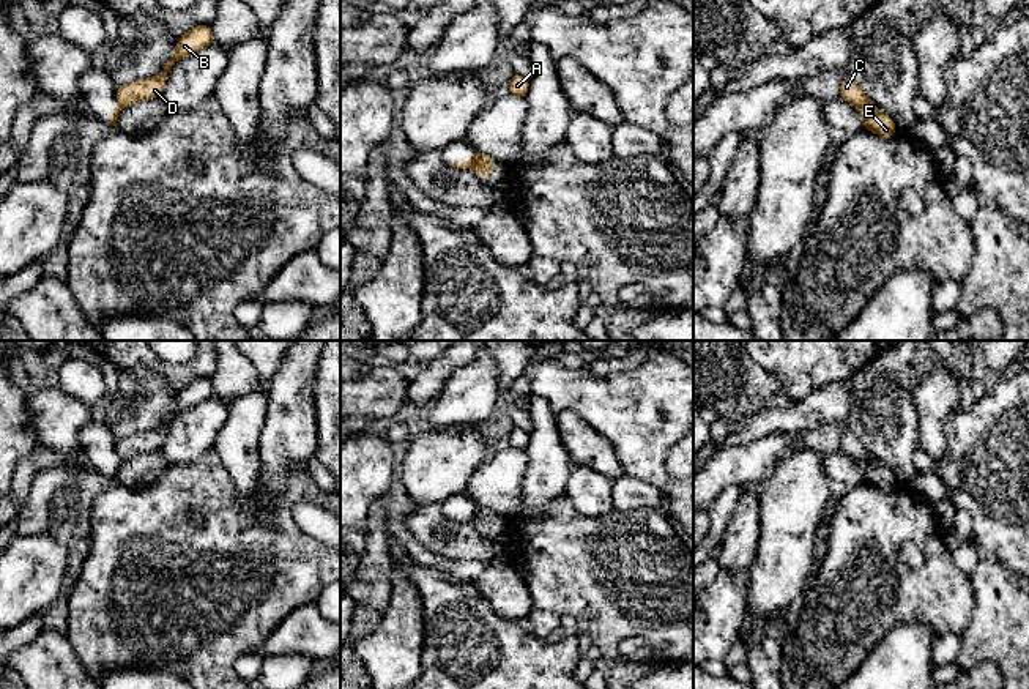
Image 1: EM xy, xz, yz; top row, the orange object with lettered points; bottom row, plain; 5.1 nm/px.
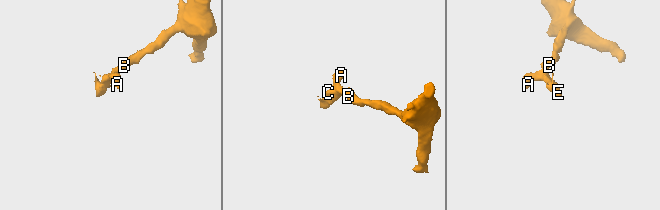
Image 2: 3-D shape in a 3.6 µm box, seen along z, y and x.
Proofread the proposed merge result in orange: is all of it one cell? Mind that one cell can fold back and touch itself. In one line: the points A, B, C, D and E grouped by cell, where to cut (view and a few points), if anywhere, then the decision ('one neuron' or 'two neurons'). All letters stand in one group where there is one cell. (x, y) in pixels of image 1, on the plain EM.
groups A B C D / E; cut xz (473, 502), (475, 521); two neurons

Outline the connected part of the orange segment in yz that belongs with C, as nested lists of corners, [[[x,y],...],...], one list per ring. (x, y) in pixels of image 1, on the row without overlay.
[[[845,430],[840,437],[840,451],[843,451],[845,454],[851,456],[853,459],[859,460],[859,459],[868,459],[873,462],[881,464],[879,460],[876,460],[868,449],[864,446],[864,443],[860,440],[857,440],[854,437],[853,432]]]

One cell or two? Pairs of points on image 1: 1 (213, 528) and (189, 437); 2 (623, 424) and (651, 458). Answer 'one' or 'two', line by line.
1: two
2: one

